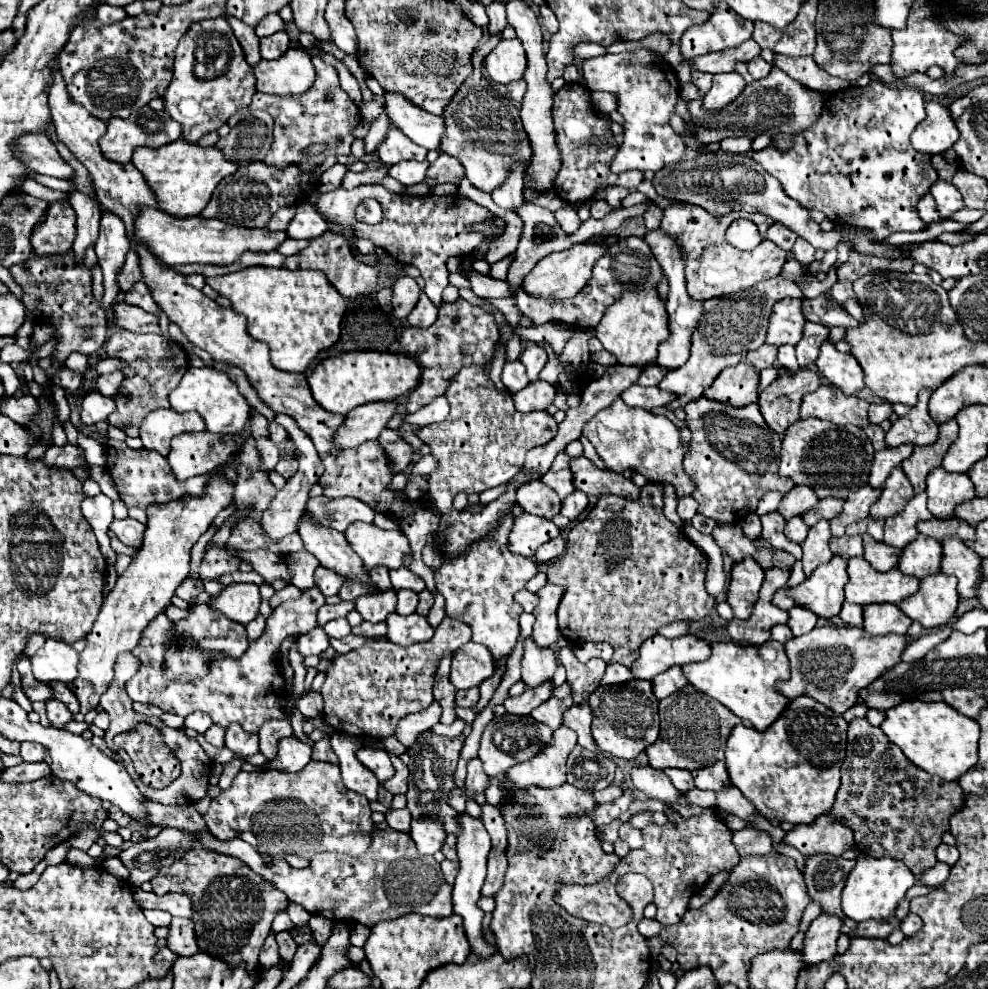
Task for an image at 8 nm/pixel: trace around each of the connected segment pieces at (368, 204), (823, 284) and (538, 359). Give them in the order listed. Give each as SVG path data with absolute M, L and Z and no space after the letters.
M364 198L356 208L356 218L364 224L377 224L383 218L383 209L378 200Z
M834 265L831 266L824 281L818 281L813 275L804 275L796 280L795 283L798 284L806 298L815 298L821 293L829 291L836 283L837 274L834 267Z
M528 344L520 356L520 362L526 366L526 374L530 380L538 380L540 370L544 368L548 354L538 344Z

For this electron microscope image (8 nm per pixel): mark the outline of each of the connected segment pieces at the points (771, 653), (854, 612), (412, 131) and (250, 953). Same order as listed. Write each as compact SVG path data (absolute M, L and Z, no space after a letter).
M768 640L762 646L714 642L708 660L686 664L682 666L682 672L696 690L718 700L732 714L750 722L760 732L764 732L790 704L790 700L784 694L778 694L780 690L776 690L776 682L784 682L790 678L790 662L784 646L774 640Z
M844 602L842 612L840 612L840 618L842 618L846 624L850 624L850 626L858 626L858 628L862 628L862 606Z
M384 92L386 100L386 116L388 120L402 130L404 136L408 136L414 144L424 146L428 150L438 150L438 140L442 138L444 122L442 118L418 108L410 100L406 100L402 94L396 92Z
M204 848L186 850L186 854L178 856L172 866L160 868L158 876L154 876L150 884L152 892L158 896L164 896L166 892L190 896L194 912L190 920L194 922L200 952L224 960L230 968L244 962L250 972L258 966L258 954L274 916L284 912L290 904L284 892L254 874L244 862Z

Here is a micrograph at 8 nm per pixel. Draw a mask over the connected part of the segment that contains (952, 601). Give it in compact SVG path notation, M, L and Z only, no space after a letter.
M944 572L928 574L920 580L920 588L914 596L898 604L904 614L918 620L924 628L938 628L952 620L958 606L956 578Z

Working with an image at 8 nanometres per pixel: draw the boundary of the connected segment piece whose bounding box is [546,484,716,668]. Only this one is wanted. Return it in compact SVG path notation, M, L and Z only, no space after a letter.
M648 484L642 488L638 502L600 496L598 504L588 512L588 516L570 528L562 558L552 562L546 570L550 582L566 586L566 594L558 608L562 636L570 644L608 642L614 648L610 662L618 662L626 668L632 668L634 660L638 658L640 644L654 636L660 626L680 620L702 620L716 606L716 598L704 588L708 560L704 558L704 552L700 552L700 548L694 546L686 534L682 534L682 530L662 514L662 496L662 484Z

